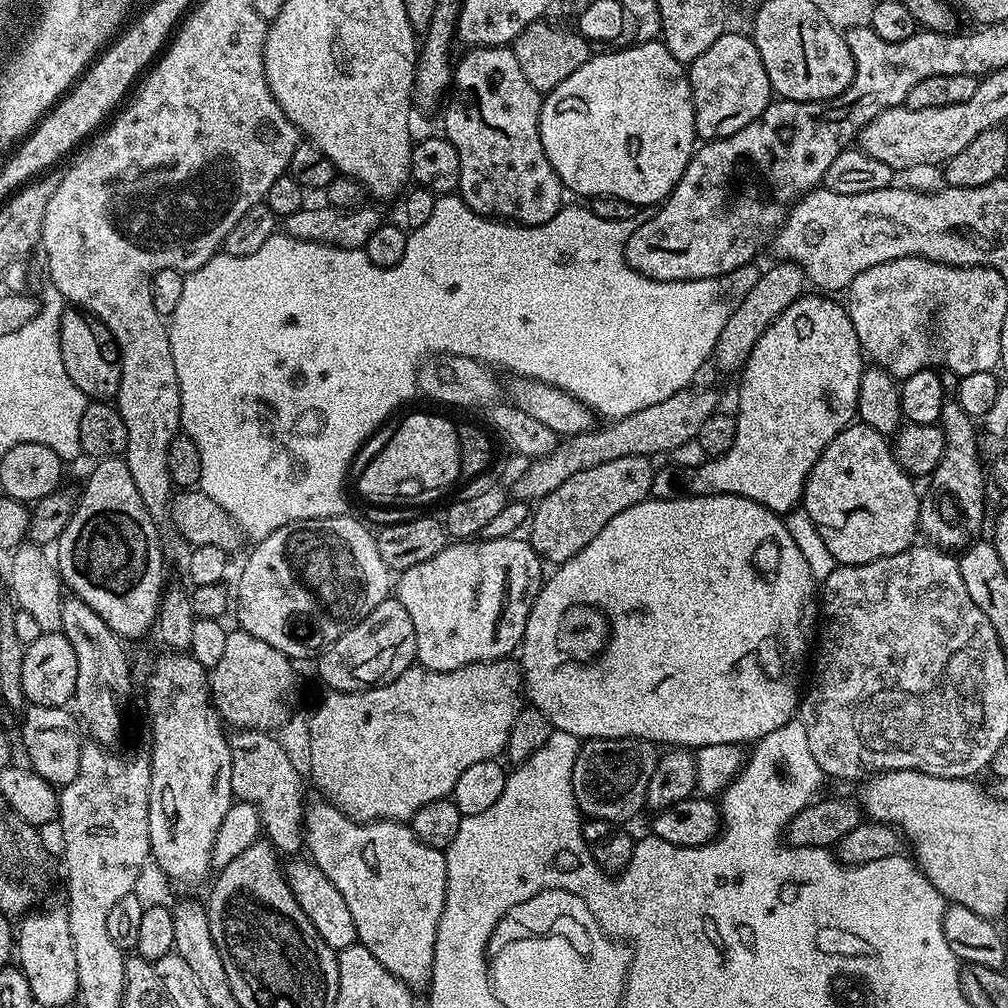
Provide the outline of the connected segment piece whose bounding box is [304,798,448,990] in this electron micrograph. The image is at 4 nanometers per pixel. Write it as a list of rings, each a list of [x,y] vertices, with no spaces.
[[[316,798],[313,804],[311,801],[304,809],[304,842],[312,863],[324,871],[326,878],[338,886],[338,894],[346,898],[350,918],[354,918],[357,941],[370,950],[370,954],[374,954],[374,958],[382,962],[382,966],[386,966],[394,978],[407,984],[409,989],[427,989],[432,978],[434,942],[448,885],[444,852],[422,843],[407,823],[352,820],[323,798]]]

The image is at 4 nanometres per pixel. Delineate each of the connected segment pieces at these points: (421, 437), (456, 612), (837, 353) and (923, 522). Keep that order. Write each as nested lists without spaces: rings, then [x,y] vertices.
[[[412,412],[392,432],[392,437],[380,448],[380,453],[365,466],[356,480],[356,488],[364,496],[377,496],[388,500],[391,496],[420,496],[423,492],[436,492],[439,488],[448,488],[455,480],[461,479],[458,462],[457,425],[451,424],[444,416],[435,416],[432,412]]]
[[[513,535],[493,540],[473,538],[467,542],[452,542],[434,554],[434,558],[426,558],[426,562],[418,562],[399,573],[400,581],[397,584],[395,581],[394,596],[406,606],[406,614],[410,614],[410,622],[414,622],[419,667],[449,672],[467,664],[503,660],[519,649],[534,589],[541,579],[542,561],[527,539],[518,539]]]
[[[805,294],[795,300],[758,338],[750,358],[739,373],[740,397],[736,400],[736,437],[726,454],[709,459],[705,470],[688,470],[675,476],[673,469],[657,467],[652,474],[651,499],[674,500],[677,496],[734,494],[750,498],[777,514],[787,514],[804,498],[804,483],[822,450],[838,433],[853,423],[858,386],[866,357],[858,342],[854,322],[839,299],[828,294]]]
[[[954,398],[945,399],[938,423],[944,431],[944,457],[927,481],[928,496],[926,492],[920,501],[919,531],[929,545],[945,550],[963,550],[981,535],[986,468],[980,465],[973,417],[962,410],[958,401]]]

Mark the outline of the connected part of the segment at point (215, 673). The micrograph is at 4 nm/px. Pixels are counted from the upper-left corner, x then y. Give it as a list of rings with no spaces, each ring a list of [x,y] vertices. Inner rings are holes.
[[[243,630],[229,631],[218,666],[210,670],[212,702],[225,725],[251,730],[272,730],[288,716],[288,695],[296,684],[293,661]]]

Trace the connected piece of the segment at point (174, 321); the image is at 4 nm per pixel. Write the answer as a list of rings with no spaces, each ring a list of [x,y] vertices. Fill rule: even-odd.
[[[449,194],[436,198],[434,214],[430,214],[429,220],[418,226],[418,230],[408,233],[402,262],[389,268],[374,266],[363,248],[339,248],[306,242],[287,234],[266,238],[266,243],[254,250],[254,254],[217,254],[210,257],[205,264],[185,275],[182,299],[167,325],[174,370],[178,374],[180,427],[183,435],[190,437],[194,446],[198,446],[198,458],[202,462],[199,490],[209,495],[252,542],[266,539],[278,530],[278,526],[286,526],[290,522],[345,515],[349,508],[344,501],[344,479],[356,451],[399,404],[417,395],[418,366],[441,354],[465,356],[493,369],[505,368],[513,372],[513,377],[557,387],[579,400],[597,417],[604,416],[600,418],[629,416],[646,406],[654,406],[654,402],[662,402],[662,398],[670,398],[670,394],[681,392],[691,385],[694,370],[698,370],[700,364],[709,363],[718,334],[722,334],[722,326],[726,326],[726,318],[732,313],[736,301],[747,294],[754,282],[758,282],[761,269],[755,263],[745,264],[743,268],[729,272],[719,283],[716,280],[652,280],[628,265],[624,247],[629,231],[629,221],[598,218],[598,214],[594,214],[588,206],[561,207],[550,222],[518,224],[478,214],[470,210],[459,195]]]

